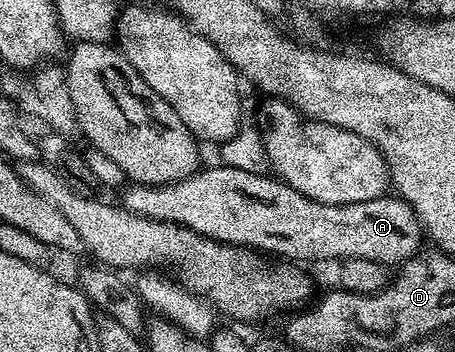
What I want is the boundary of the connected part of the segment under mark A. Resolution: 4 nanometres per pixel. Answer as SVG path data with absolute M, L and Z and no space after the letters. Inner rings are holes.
M216 164L211 170L202 168L189 174L184 180L169 182L163 186L127 185L121 191L123 194L120 205L122 209L130 210L136 216L144 216L148 220L157 222L174 222L192 231L193 234L211 238L213 242L228 246L244 246L255 252L267 250L270 254L279 254L282 257L279 259L293 260L298 264L322 262L325 258L335 258L335 260L359 258L360 260L376 260L388 268L394 268L414 257L423 245L421 244L424 242L422 225L418 222L416 212L402 198L383 196L337 206L312 200L296 192L296 188L292 188L287 182L281 180L275 181L274 190L270 190L270 178L269 173L244 172L239 168ZM253 198L254 206L249 206Z

